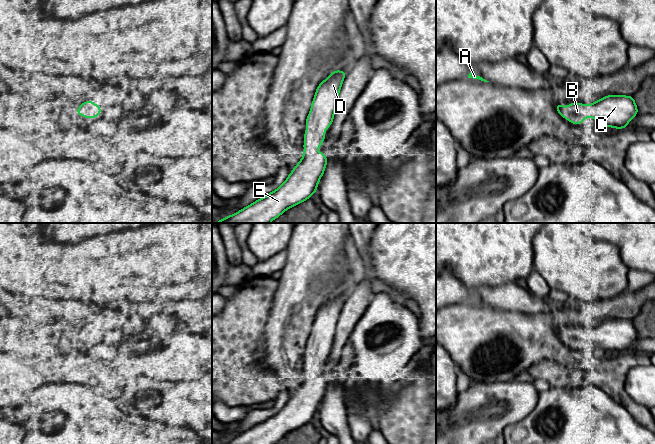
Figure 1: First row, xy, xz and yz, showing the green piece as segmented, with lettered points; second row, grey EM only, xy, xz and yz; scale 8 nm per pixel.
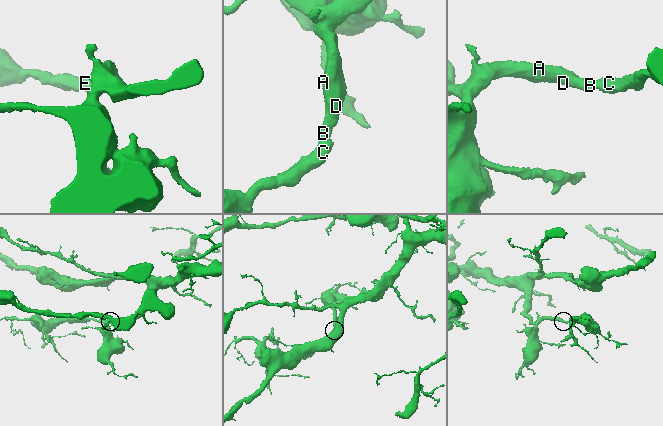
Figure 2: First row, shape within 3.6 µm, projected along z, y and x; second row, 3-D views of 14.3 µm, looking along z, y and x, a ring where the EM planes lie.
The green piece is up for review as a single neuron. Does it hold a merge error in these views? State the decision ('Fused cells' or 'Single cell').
Single cell

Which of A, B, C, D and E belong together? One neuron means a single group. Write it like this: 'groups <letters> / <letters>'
groups A B C D E

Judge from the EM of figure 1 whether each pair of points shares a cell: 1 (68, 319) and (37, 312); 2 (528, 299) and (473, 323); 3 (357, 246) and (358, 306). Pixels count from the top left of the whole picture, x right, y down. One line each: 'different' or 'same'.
1: same
2: different
3: same

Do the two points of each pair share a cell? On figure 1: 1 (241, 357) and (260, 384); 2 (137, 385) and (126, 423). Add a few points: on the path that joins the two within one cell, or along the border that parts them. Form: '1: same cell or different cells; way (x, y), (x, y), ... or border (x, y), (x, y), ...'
1: same cell; way (241, 364), (253, 377)
2: different cells; border (137, 413), (159, 421)

